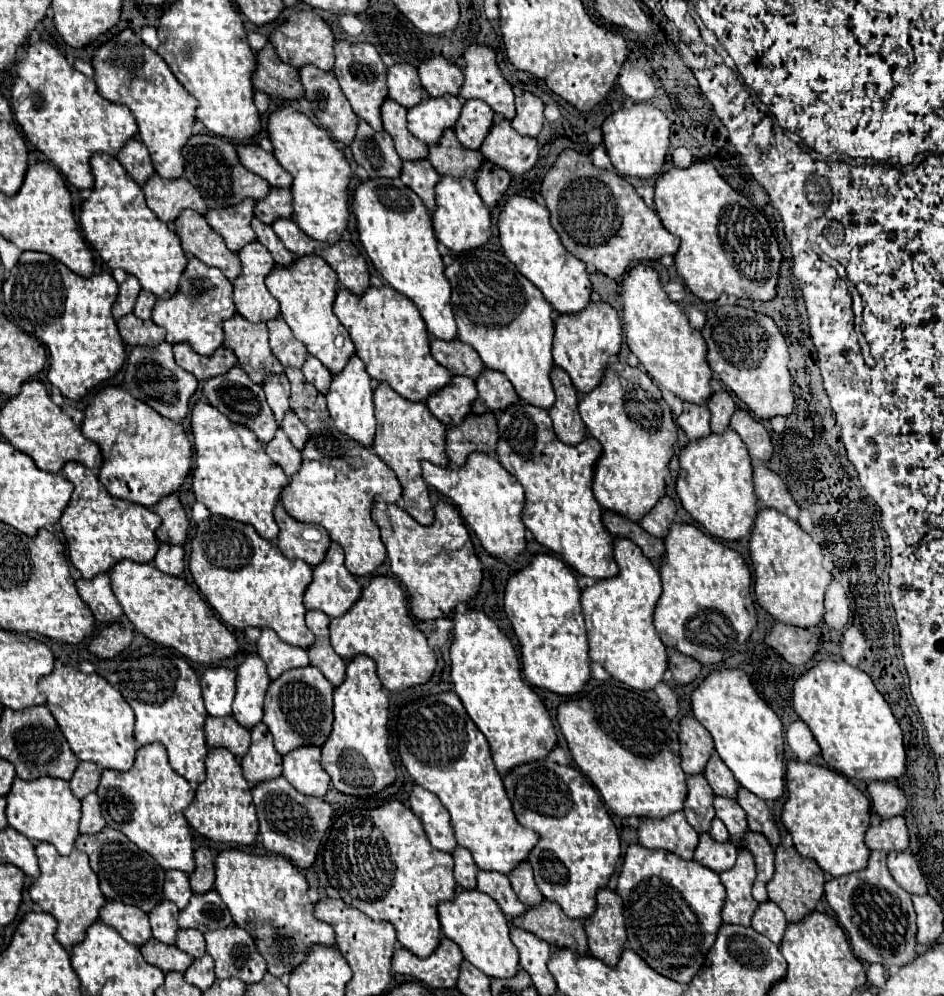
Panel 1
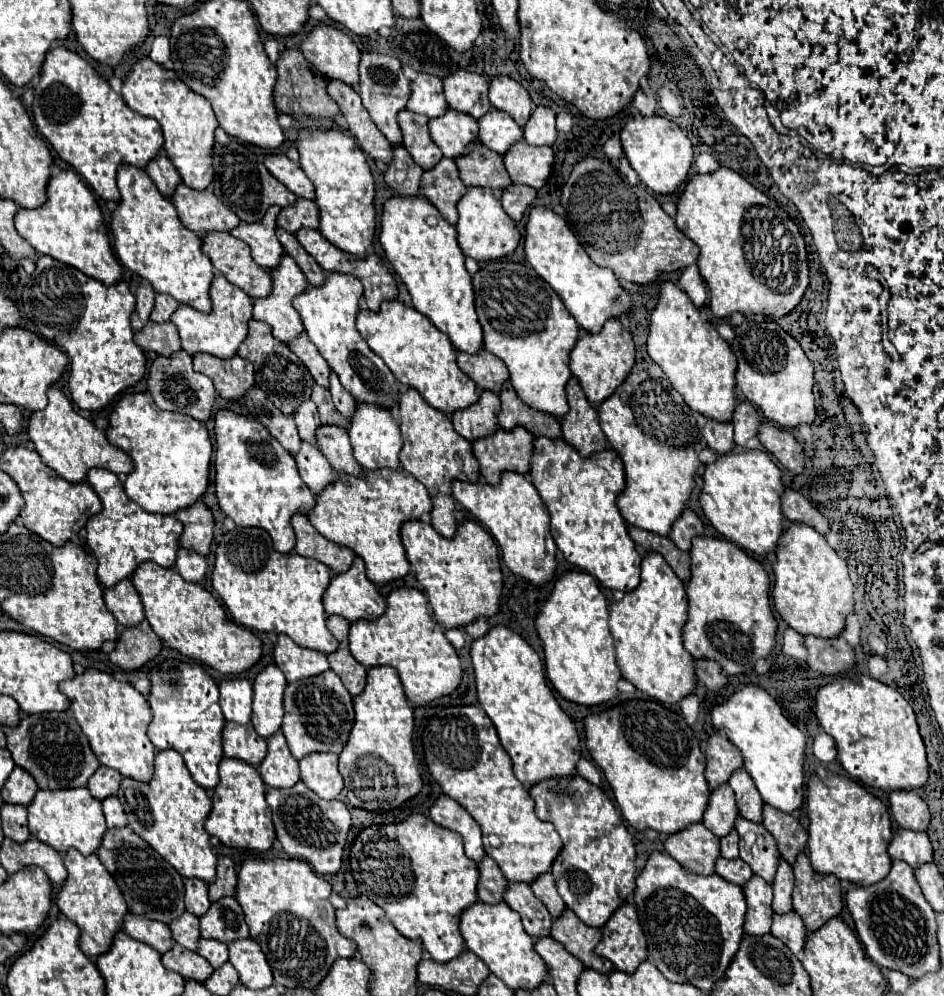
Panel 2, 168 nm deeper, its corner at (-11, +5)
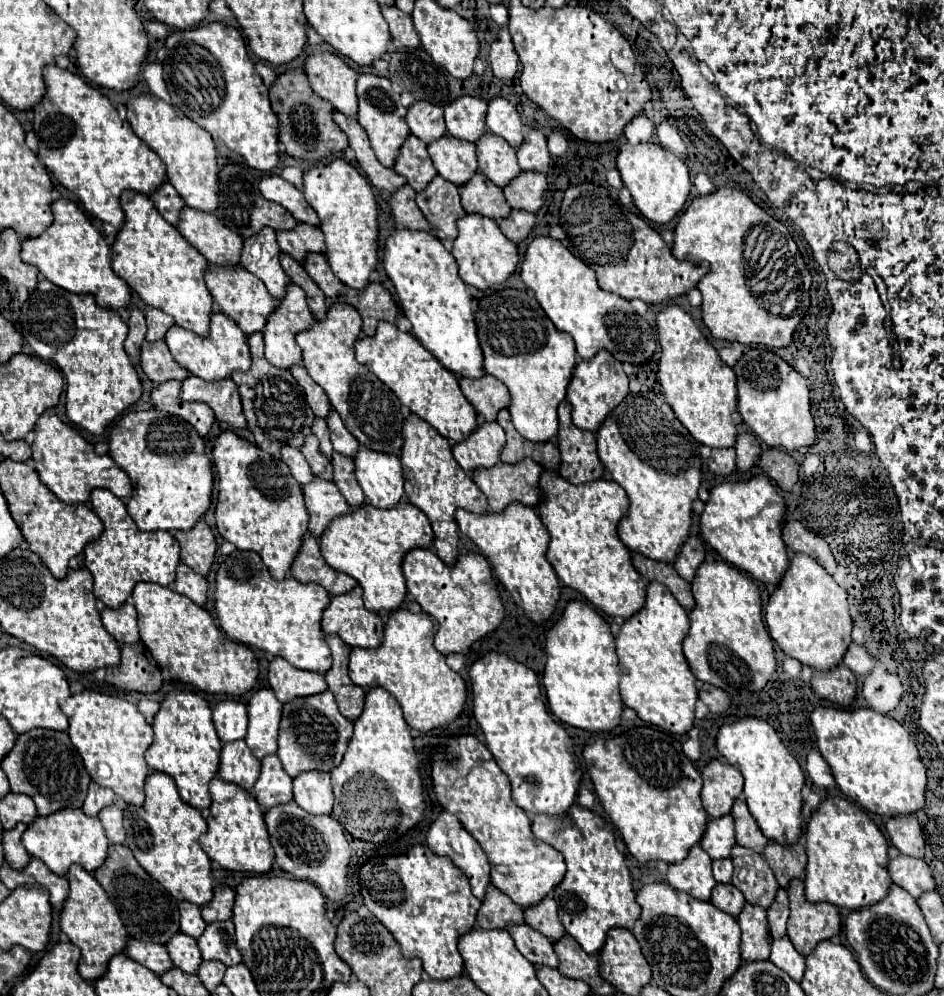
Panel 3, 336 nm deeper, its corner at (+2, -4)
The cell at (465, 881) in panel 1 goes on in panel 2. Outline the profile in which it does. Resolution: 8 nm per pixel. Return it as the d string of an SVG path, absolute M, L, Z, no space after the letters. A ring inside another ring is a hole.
M485 856L483 862L479 862L479 870L481 870L481 878L479 878L479 900L485 904L499 904L503 902L503 894L507 890L507 878L503 876L503 872L499 870L499 866L495 864L493 858Z

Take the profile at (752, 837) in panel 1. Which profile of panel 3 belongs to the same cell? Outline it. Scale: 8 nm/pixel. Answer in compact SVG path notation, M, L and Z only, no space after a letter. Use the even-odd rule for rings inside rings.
M782 887L778 889L772 907L768 907L766 911L768 911L768 925L770 925L772 937L782 937L782 935L786 935L786 919L788 919L788 915L790 915L786 889L782 889Z

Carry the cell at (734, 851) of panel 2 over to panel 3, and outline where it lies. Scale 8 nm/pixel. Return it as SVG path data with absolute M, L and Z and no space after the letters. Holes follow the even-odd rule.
M714 859L712 861L712 871L714 871L714 879L718 883L730 883L732 877L732 861L730 859Z

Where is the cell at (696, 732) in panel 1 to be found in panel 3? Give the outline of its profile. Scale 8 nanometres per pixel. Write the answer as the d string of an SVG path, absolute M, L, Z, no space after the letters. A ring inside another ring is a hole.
M712 759L702 769L702 803L710 817L720 817L730 813L736 797L742 795L742 775L736 767Z

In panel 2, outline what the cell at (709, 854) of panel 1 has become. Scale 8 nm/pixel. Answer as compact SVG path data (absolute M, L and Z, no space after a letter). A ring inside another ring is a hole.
M719 858L715 872L717 872L723 880L733 882L733 884L737 884L737 886L747 884L747 880L753 876L753 872L749 870L749 866L745 866L745 862L741 862L741 858L737 858L737 860Z

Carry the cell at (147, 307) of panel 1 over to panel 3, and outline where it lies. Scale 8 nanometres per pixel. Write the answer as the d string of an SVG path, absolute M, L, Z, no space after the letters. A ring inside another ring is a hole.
M148 307L144 311L146 315L146 323L148 323L148 333L146 333L146 341L158 341L164 339L166 331L174 325L174 319L170 315L166 315L162 309L152 309Z

